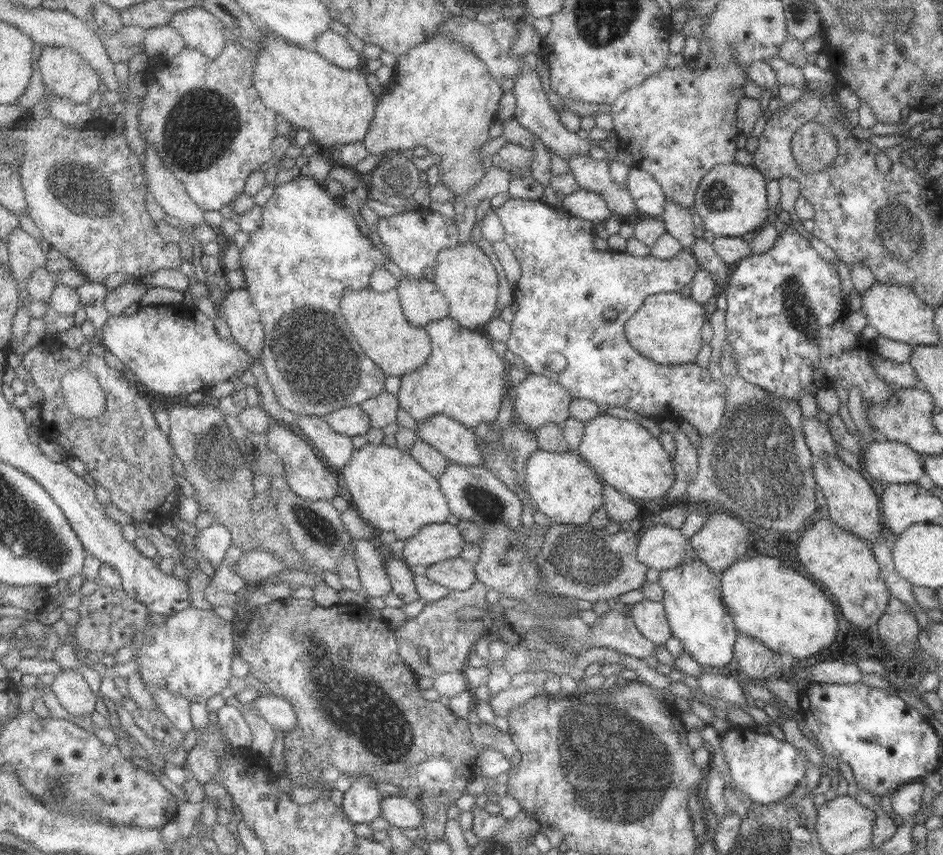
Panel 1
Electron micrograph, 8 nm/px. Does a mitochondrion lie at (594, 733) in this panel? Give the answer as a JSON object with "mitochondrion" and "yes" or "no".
{"mitochondrion":"yes"}

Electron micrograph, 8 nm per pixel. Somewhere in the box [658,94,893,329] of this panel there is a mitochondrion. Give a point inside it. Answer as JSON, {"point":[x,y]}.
{"point":[717,196]}

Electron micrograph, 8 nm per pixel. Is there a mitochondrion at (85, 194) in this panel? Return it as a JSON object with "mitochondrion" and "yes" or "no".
{"mitochondrion":"yes"}

